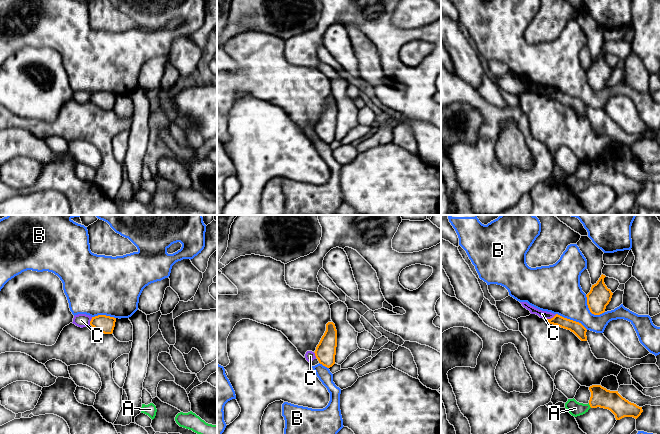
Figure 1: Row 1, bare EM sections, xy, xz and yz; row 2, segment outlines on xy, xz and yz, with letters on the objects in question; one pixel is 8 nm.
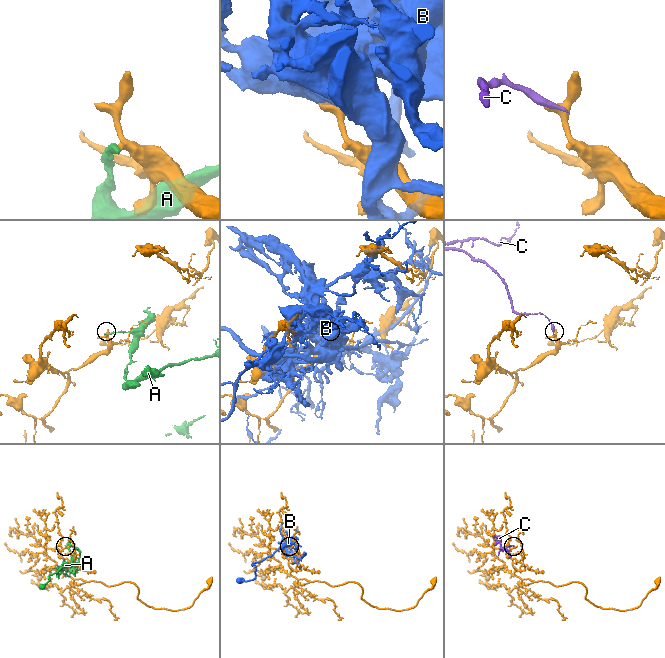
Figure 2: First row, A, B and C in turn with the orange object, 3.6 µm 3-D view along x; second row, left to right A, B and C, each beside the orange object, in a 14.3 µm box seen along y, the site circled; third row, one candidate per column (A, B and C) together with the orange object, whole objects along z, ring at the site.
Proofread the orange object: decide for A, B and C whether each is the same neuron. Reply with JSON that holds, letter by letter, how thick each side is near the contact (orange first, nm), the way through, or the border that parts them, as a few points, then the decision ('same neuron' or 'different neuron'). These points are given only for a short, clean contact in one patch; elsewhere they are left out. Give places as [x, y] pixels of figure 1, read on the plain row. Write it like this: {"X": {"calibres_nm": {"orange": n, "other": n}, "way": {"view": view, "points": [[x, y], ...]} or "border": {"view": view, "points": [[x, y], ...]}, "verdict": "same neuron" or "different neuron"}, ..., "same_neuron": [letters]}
{"A": {"calibres_nm": {"orange": 160, "other": 120}, "border": {"view": "yz", "points": [[588, 179], [591, 183]]}, "verdict": "different neuron"}, "B": {"calibres_nm": {"orange": 180, "other": 320}, "verdict": "different neuron"}, "C": {"calibres_nm": {"orange": 100, "other": 60}, "border": {"view": "yz", "points": [[556, 90], [544, 95]]}, "verdict": "different neuron"}, "same_neuron": []}

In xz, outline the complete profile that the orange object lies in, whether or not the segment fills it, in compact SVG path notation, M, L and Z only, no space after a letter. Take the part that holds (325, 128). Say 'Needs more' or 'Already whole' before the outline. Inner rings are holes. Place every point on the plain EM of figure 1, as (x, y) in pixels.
Already whole. M333 98L326 100L326 107L315 126L315 132L319 139L330 144L335 140L337 123L337 106Z

